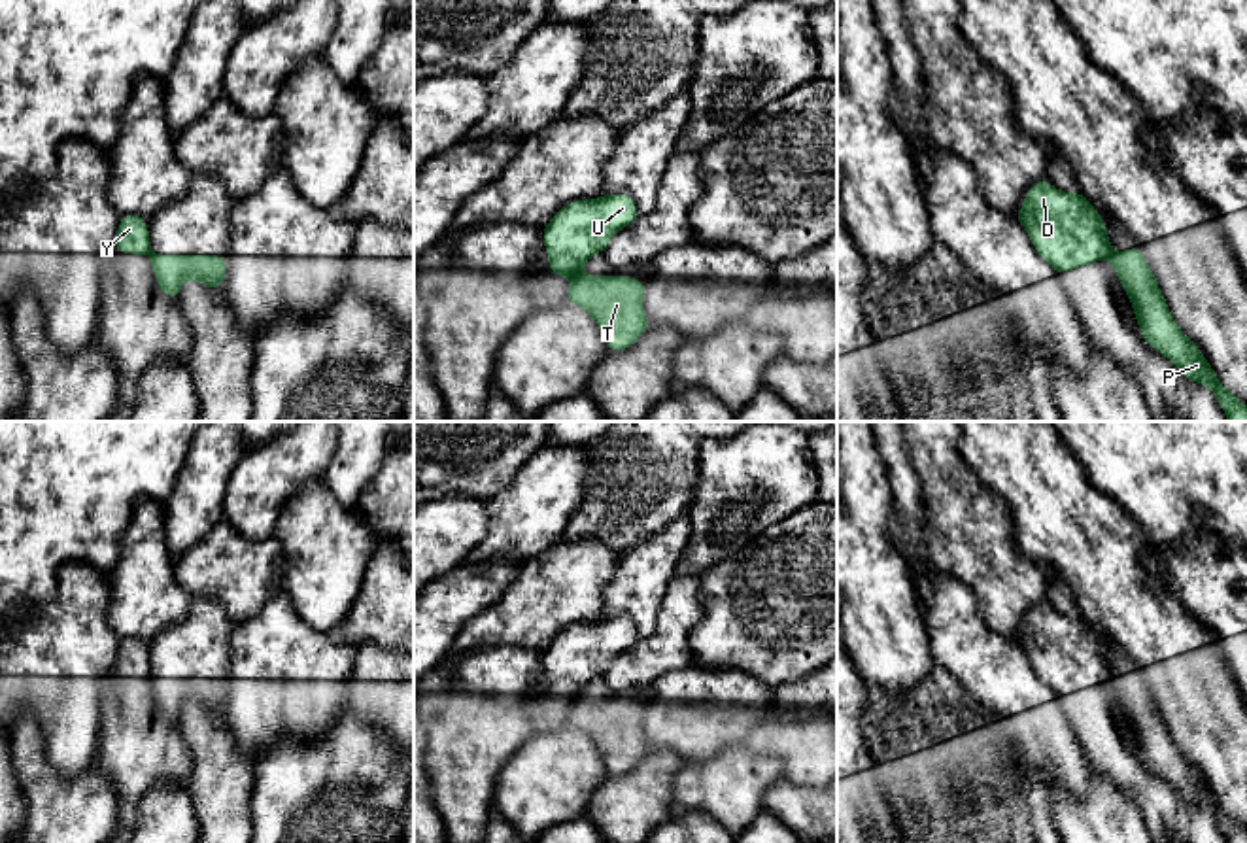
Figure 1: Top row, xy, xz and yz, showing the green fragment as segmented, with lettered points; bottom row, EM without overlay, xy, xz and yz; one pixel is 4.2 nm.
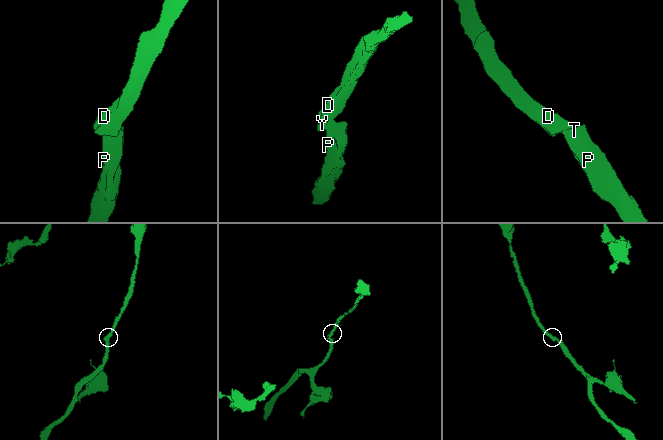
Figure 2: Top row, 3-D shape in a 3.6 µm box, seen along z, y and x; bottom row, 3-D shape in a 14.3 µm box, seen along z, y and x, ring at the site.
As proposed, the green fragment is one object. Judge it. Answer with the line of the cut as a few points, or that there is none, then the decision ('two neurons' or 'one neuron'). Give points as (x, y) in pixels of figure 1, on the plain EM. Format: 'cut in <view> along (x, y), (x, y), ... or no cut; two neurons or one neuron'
cut in xz along (579, 692), (571, 700); two neurons

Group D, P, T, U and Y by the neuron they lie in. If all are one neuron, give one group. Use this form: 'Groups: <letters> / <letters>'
Groups: D U Y / P T

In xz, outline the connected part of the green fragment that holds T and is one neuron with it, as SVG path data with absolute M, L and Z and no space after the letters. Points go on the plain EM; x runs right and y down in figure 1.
M576 694L567 711L567 724L591 737L608 775L624 775L650 752L642 731L644 711L644 703L625 697L588 699Z

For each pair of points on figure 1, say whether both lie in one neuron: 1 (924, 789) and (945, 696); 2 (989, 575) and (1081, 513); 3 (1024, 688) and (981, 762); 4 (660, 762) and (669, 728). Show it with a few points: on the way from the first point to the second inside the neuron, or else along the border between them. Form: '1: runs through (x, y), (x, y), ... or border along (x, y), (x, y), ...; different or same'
1: runs through (938, 766), (938, 719); same
2: border along (1009, 511), (1015, 547), (1045, 562), (1059, 577); different
3: border along (994, 719), (1007, 739); different
4: border along (650, 747), (669, 747), (688, 760); different

